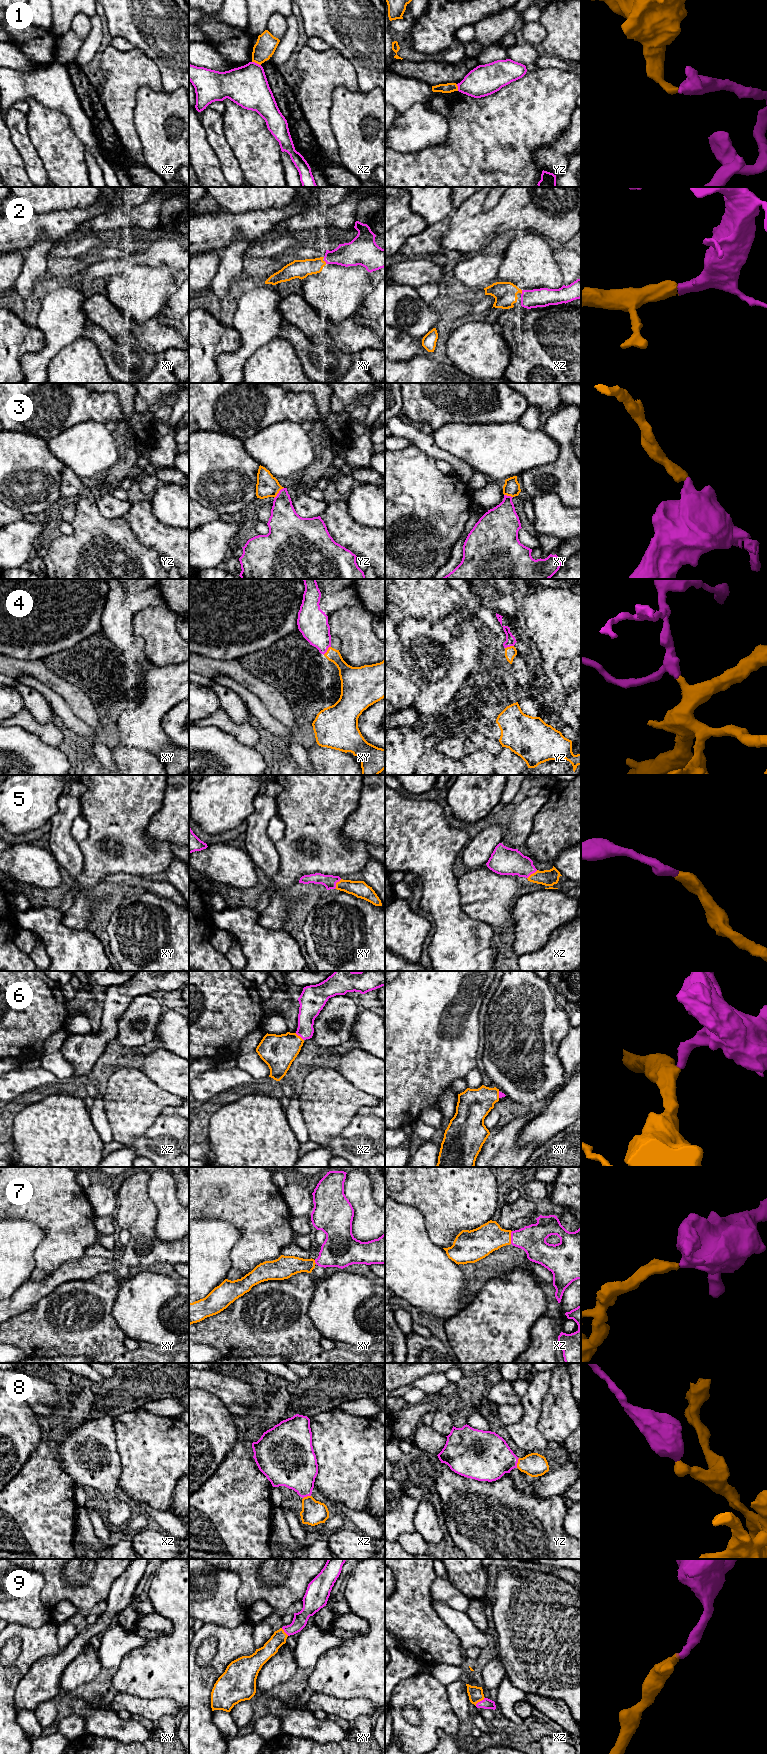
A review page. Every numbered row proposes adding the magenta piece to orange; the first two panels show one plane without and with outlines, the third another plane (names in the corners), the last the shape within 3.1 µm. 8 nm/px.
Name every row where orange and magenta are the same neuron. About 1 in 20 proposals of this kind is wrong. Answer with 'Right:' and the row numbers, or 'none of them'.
Right: 2, 3, 4, 5, 6, 7, 8, 9

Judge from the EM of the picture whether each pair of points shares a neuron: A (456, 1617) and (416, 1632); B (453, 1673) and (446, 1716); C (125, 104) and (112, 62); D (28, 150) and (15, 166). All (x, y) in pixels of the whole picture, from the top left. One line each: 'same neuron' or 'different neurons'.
A: different neurons
B: different neurons
C: same neuron
D: different neurons

